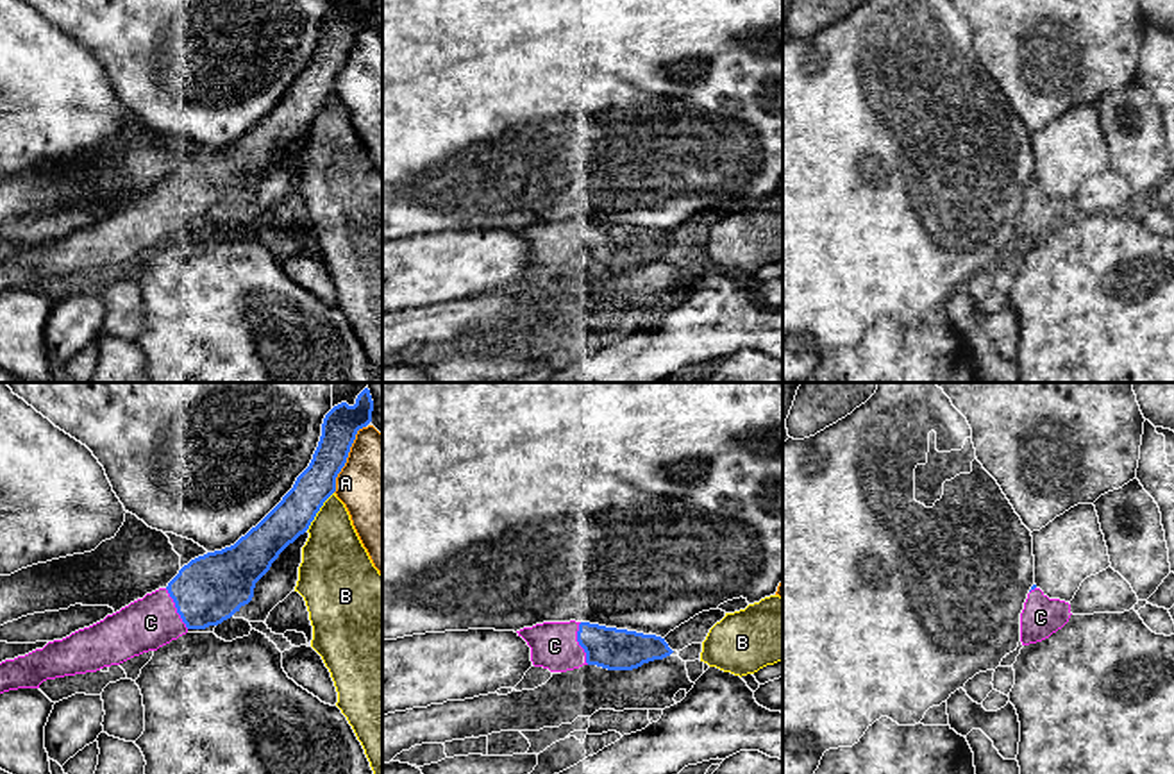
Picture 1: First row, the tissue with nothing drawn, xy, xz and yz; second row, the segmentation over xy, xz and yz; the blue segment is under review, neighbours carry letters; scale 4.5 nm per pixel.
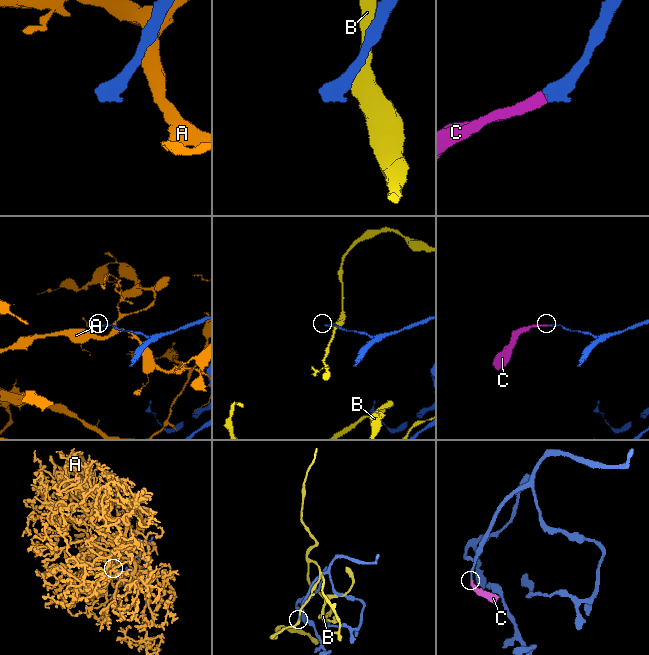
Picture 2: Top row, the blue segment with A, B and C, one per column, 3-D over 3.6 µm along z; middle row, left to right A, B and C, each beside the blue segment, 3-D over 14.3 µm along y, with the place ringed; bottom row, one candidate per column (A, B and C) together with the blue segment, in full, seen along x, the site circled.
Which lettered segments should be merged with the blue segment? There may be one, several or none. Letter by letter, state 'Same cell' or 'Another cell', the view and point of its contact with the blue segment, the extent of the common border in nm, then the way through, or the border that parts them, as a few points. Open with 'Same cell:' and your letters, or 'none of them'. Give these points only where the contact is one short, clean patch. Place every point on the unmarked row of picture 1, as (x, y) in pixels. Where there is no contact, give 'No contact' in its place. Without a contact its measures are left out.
Same cell: C
A: Another cell. Touches blue at xy (347, 56). Shared border 340 nm
B: Another cell. Touches blue at xy (318, 109). Shared border 220 nm
C: Same cell. Touches blue at xz (579, 243). Shared border 200 nm

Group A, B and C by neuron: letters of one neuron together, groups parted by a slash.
A / B / C

